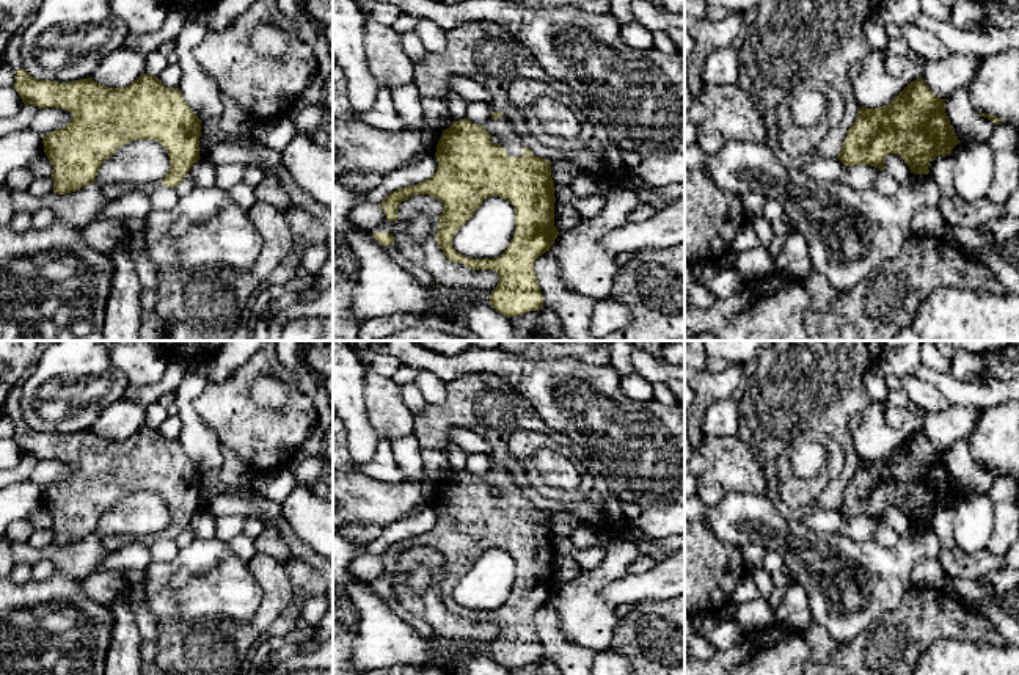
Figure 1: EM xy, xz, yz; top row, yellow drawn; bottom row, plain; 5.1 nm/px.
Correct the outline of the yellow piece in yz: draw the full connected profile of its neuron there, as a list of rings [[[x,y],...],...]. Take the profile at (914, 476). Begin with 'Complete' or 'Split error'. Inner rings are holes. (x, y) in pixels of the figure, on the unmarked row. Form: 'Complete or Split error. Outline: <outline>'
Complete. Outline: [[[923,430],[911,433],[893,452],[884,458],[860,458],[848,482],[837,510],[846,516],[870,516],[884,523],[889,505],[898,505],[911,524],[928,526],[928,516],[937,507],[948,507],[959,491],[945,465],[945,452],[933,446]]]

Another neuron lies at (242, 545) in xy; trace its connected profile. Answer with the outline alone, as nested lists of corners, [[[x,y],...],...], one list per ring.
[[[240,532],[234,538],[231,538],[228,543],[229,543],[231,549],[247,564],[257,553],[256,545],[254,545],[254,538],[248,537],[243,532]]]

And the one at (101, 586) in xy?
[[[121,570],[94,571],[80,579],[83,592],[100,604],[110,604],[124,589],[133,589]]]

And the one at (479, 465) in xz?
[[[469,452],[465,469],[473,476],[484,477],[491,471],[493,460],[490,455]]]

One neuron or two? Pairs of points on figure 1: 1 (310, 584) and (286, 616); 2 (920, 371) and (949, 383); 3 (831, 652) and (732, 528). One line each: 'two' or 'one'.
1: one
2: one
3: two

